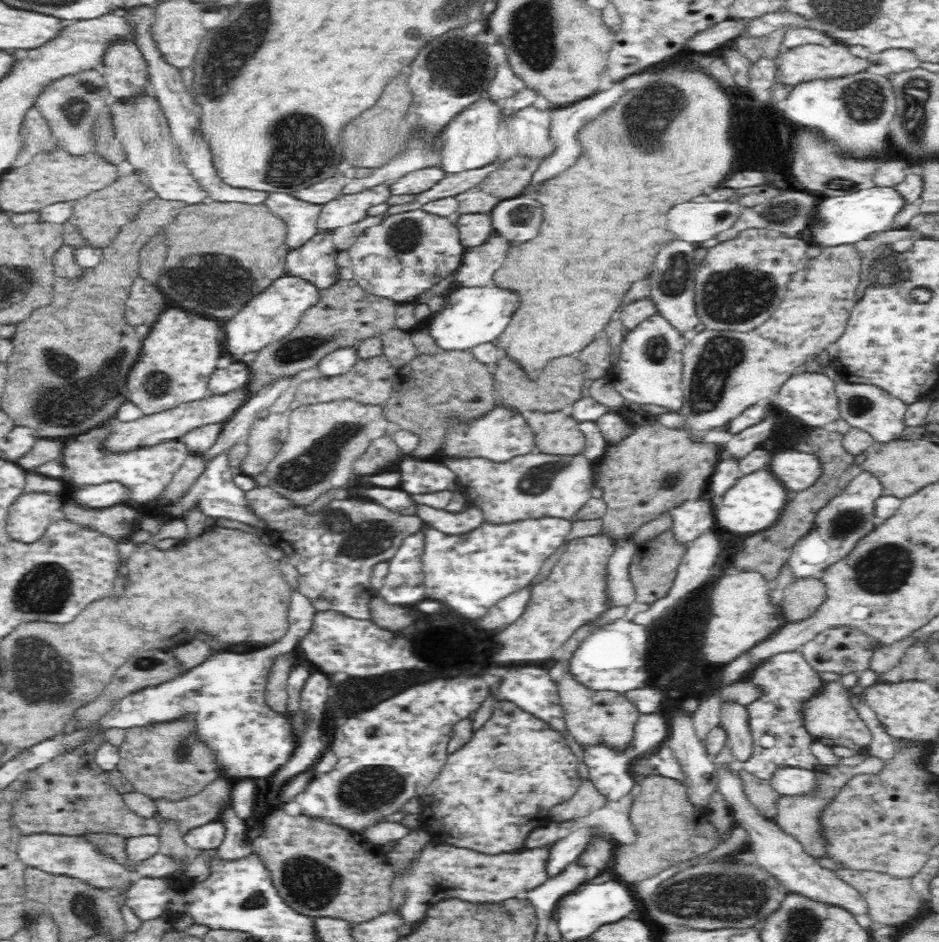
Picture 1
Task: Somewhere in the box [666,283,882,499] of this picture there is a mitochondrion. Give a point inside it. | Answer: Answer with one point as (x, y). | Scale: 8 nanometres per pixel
(718, 357)

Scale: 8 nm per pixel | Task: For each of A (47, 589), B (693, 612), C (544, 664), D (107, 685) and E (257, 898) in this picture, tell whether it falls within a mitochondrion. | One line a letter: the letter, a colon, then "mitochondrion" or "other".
A: mitochondrion
B: mitochondrion
C: other
D: other
E: mitochondrion

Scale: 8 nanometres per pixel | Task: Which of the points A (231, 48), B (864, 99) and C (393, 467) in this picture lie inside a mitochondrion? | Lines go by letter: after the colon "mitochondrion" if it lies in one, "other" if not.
A: mitochondrion
B: mitochondrion
C: other

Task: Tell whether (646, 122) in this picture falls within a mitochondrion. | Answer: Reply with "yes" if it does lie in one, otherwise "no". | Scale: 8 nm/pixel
yes

